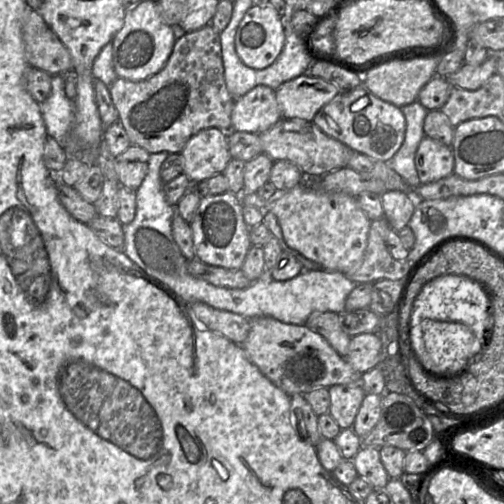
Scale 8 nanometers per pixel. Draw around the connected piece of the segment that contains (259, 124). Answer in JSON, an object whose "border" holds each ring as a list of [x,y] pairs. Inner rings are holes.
{"border":[[[257,85],[234,100],[231,128],[259,134],[281,119],[275,90],[265,85]]]}

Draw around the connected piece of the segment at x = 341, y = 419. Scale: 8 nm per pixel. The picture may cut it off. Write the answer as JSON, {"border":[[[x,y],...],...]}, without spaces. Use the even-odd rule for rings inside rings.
{"border":[[[360,383],[333,385],[329,389],[328,413],[341,429],[352,428],[357,412],[366,395]]]}

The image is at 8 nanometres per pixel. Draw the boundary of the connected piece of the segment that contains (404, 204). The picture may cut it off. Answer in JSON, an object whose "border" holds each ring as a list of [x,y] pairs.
{"border":[[[386,190],[381,194],[381,201],[384,218],[390,228],[398,232],[408,225],[416,206],[412,194],[399,190]]]}

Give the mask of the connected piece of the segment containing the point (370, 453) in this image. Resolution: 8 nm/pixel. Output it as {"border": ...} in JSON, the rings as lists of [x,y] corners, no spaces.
{"border":[[[362,447],[352,459],[358,476],[371,484],[374,490],[383,490],[390,480],[380,460],[379,449]]]}

